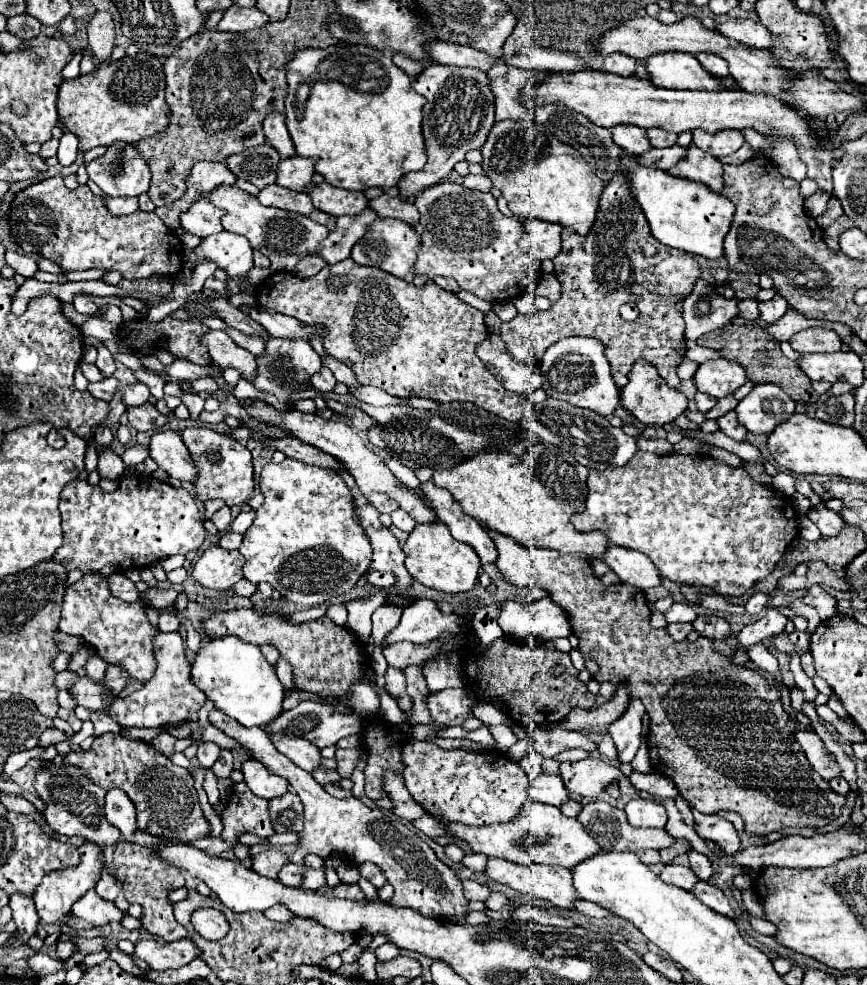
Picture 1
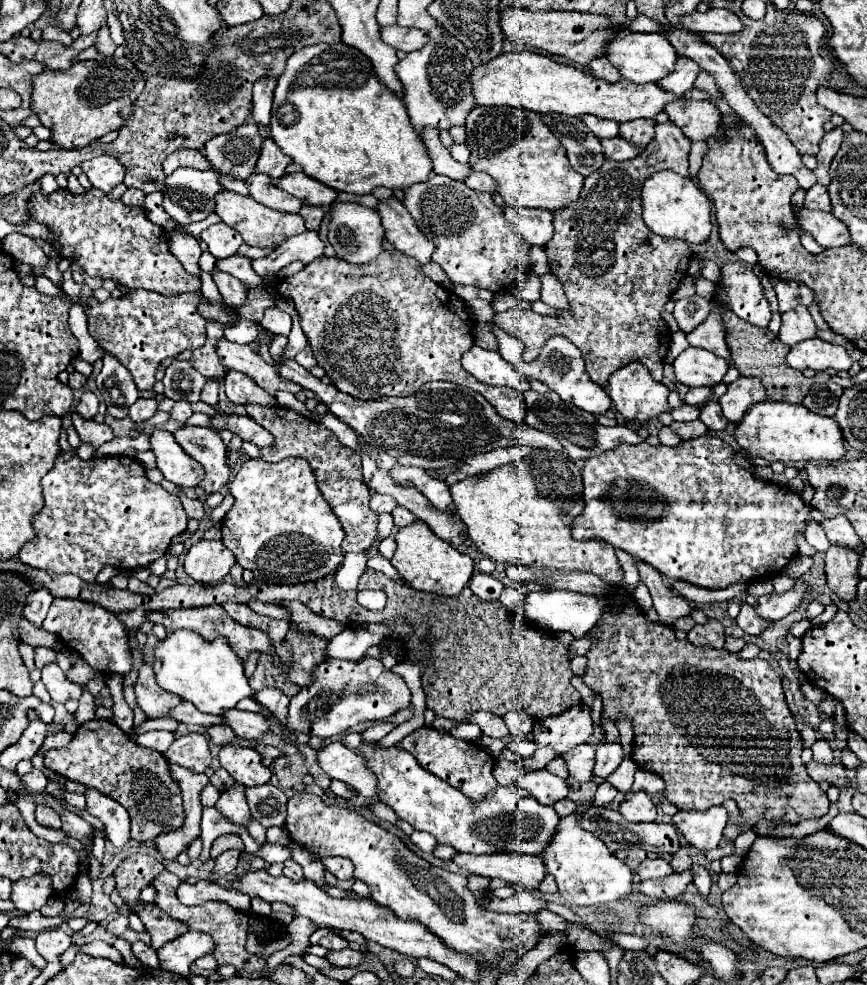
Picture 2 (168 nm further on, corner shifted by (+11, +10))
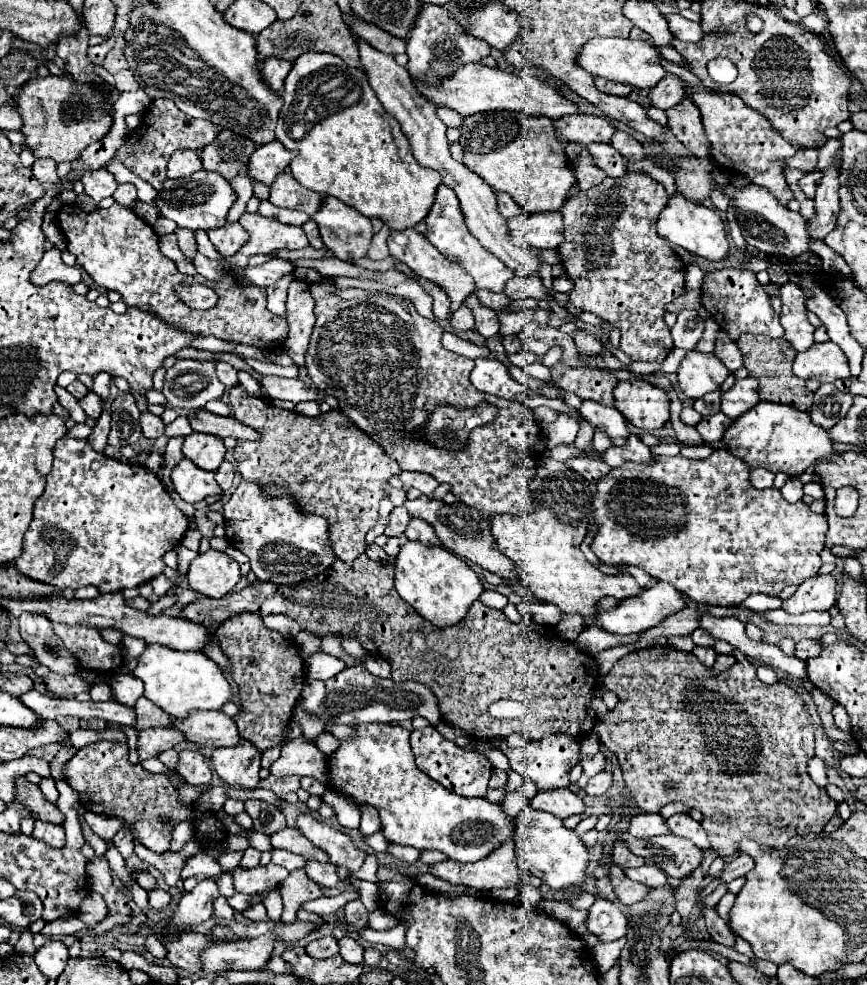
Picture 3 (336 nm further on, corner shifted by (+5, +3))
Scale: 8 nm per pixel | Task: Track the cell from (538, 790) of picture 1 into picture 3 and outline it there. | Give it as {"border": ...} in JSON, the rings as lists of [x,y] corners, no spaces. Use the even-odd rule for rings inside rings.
{"border":[[[554,789],[554,791],[542,791],[532,801],[534,809],[548,811],[558,819],[566,819],[570,815],[584,813],[584,803],[578,795],[574,795],[570,789]]]}

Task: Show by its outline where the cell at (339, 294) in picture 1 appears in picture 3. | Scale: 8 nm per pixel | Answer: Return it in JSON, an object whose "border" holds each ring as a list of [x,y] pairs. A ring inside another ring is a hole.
{"border":[[[326,277],[322,279],[322,283],[310,285],[310,291],[316,301],[316,323],[306,351],[308,375],[320,391],[334,395],[340,401],[340,409],[358,429],[378,441],[384,453],[390,459],[398,461],[404,471],[430,473],[438,483],[448,483],[458,501],[478,509],[486,517],[502,513],[528,515],[530,511],[534,511],[528,485],[536,477],[536,467],[540,459],[536,445],[540,441],[542,429],[538,427],[538,423],[534,423],[534,413],[528,407],[476,391],[470,383],[470,371],[474,367],[474,361],[446,351],[440,343],[444,331],[434,321],[418,315],[408,299],[386,293],[372,295],[364,289],[340,291]],[[482,403],[498,407],[498,415],[492,423],[476,427],[476,431],[472,431],[468,439],[468,445],[462,451],[438,451],[438,447],[420,439],[418,431],[422,429],[422,423],[426,423],[434,407],[452,405],[458,409],[474,409]]]}

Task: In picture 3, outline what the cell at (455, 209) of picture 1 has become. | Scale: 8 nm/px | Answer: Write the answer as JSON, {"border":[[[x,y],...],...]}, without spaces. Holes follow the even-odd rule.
{"border":[[[440,185],[438,187],[438,193],[436,193],[436,201],[430,209],[430,215],[426,217],[426,225],[428,225],[428,231],[426,231],[426,237],[428,241],[442,253],[442,255],[452,255],[460,261],[460,267],[474,279],[476,283],[476,289],[488,289],[488,291],[494,291],[494,293],[500,293],[504,289],[504,283],[508,279],[514,277],[514,271],[510,271],[496,255],[488,253],[480,243],[478,239],[474,239],[470,235],[470,231],[466,229],[464,221],[462,221],[462,213],[460,213],[460,205],[458,205],[458,199],[454,195],[454,191],[446,185]]]}

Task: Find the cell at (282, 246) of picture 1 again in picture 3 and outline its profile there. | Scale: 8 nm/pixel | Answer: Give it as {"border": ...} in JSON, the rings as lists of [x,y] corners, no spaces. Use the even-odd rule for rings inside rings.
{"border":[[[244,213],[238,223],[246,229],[250,235],[250,241],[240,247],[240,251],[226,259],[232,267],[246,267],[248,257],[258,253],[274,253],[280,249],[302,249],[308,245],[308,239],[302,231],[302,227],[294,225],[282,225],[280,221],[262,217],[258,213]]]}

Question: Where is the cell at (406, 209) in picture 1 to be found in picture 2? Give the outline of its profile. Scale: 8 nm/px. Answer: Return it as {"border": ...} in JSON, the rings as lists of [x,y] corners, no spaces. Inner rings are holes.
{"border":[[[392,196],[378,202],[376,210],[382,218],[386,240],[396,250],[416,258],[420,264],[428,264],[430,254],[434,252],[434,244],[416,228],[410,212],[406,212],[406,206],[396,196]]]}

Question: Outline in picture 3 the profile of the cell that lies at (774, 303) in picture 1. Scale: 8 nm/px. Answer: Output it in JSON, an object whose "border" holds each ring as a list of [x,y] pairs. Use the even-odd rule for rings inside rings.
{"border":[[[720,269],[714,273],[706,273],[702,283],[702,305],[720,325],[720,329],[730,335],[730,339],[738,339],[742,333],[768,337],[784,335],[780,319],[772,309],[764,287],[758,283],[756,275],[750,269]]]}

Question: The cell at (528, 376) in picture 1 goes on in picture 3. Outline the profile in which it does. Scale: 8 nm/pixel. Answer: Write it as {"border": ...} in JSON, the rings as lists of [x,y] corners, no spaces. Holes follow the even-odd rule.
{"border":[[[478,357],[476,365],[470,373],[470,381],[472,385],[488,395],[496,395],[508,401],[520,401],[524,403],[528,409],[536,409],[536,407],[547,406],[554,411],[564,411],[574,415],[578,424],[585,421],[578,411],[565,402],[558,399],[544,399],[536,393],[532,393],[528,387],[524,387],[522,383],[518,383],[516,379],[510,377],[508,369],[492,357]]]}

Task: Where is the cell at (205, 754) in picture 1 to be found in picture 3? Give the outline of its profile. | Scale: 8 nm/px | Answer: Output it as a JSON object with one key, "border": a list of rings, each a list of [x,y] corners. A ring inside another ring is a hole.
{"border":[[[196,749],[180,751],[178,773],[190,785],[208,785],[212,779],[212,769],[210,769],[208,761]]]}

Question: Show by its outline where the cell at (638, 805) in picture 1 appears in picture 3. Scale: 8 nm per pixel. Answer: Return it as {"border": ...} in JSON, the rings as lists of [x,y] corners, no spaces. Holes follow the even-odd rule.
{"border":[[[638,813],[630,819],[630,827],[626,831],[617,832],[613,835],[614,842],[624,841],[628,845],[624,836],[626,833],[636,837],[636,839],[648,839],[648,837],[656,837],[656,835],[666,835],[670,831],[668,831],[666,819],[662,815],[658,815],[658,813]]]}

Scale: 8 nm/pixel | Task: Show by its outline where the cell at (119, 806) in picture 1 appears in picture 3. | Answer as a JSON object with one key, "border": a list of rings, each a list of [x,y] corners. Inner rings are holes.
{"border":[[[124,827],[124,829],[120,829],[116,835],[114,835],[114,839],[112,839],[112,843],[114,843],[114,847],[120,851],[120,855],[124,857],[124,859],[128,859],[132,853],[134,853],[134,843],[132,843],[132,835],[130,835],[130,831]]]}

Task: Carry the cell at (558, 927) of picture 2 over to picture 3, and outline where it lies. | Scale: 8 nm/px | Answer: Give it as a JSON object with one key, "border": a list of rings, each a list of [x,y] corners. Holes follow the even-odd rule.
{"border":[[[598,895],[594,905],[590,907],[588,929],[602,943],[616,941],[626,935],[626,915],[614,903],[610,903],[606,897]]]}

